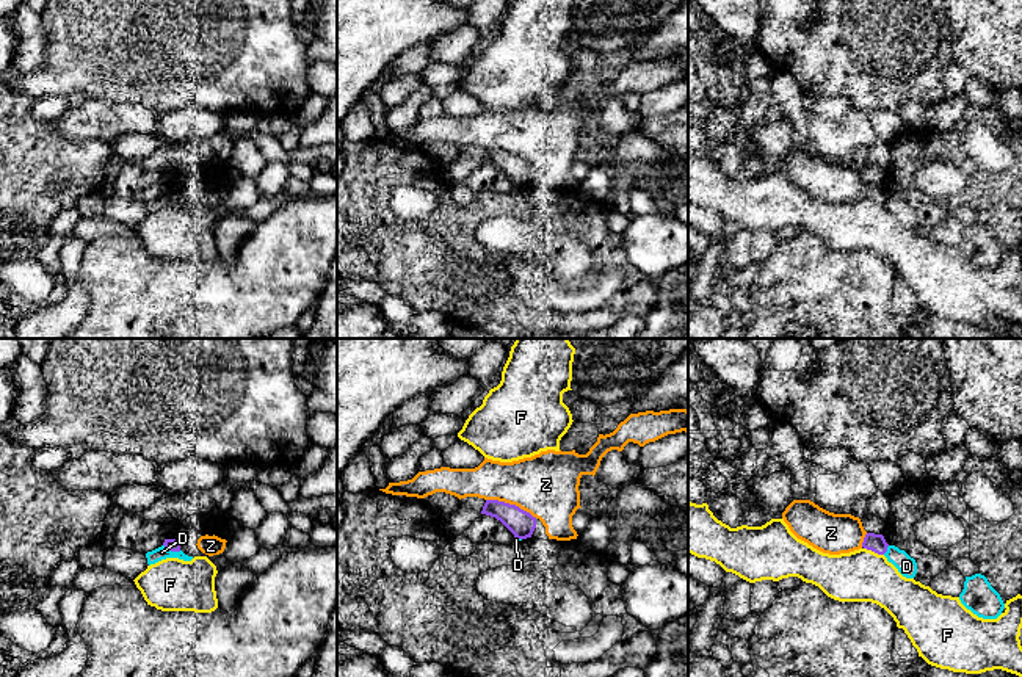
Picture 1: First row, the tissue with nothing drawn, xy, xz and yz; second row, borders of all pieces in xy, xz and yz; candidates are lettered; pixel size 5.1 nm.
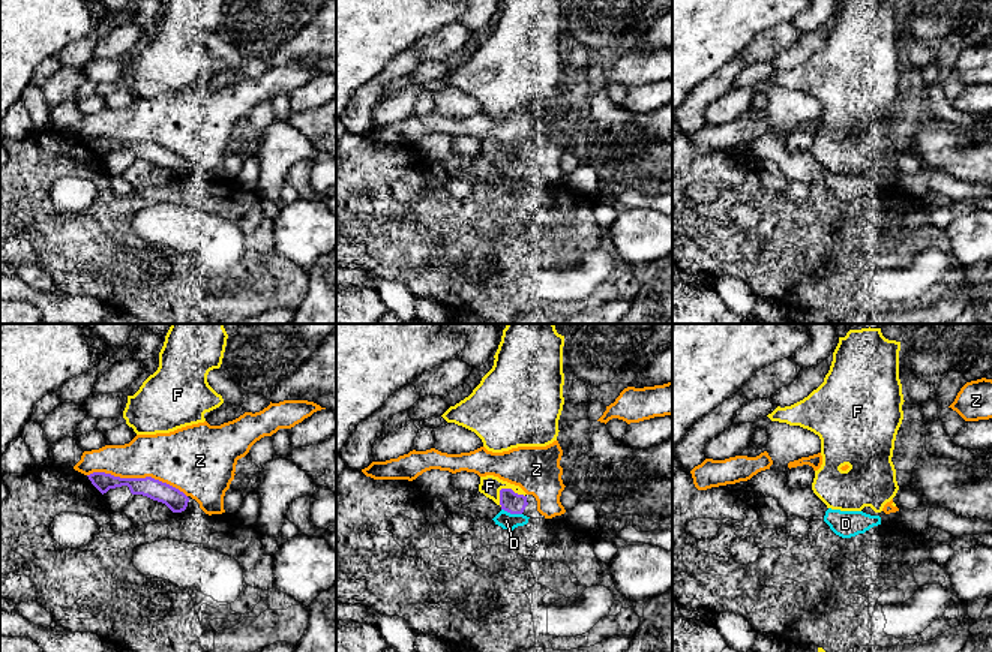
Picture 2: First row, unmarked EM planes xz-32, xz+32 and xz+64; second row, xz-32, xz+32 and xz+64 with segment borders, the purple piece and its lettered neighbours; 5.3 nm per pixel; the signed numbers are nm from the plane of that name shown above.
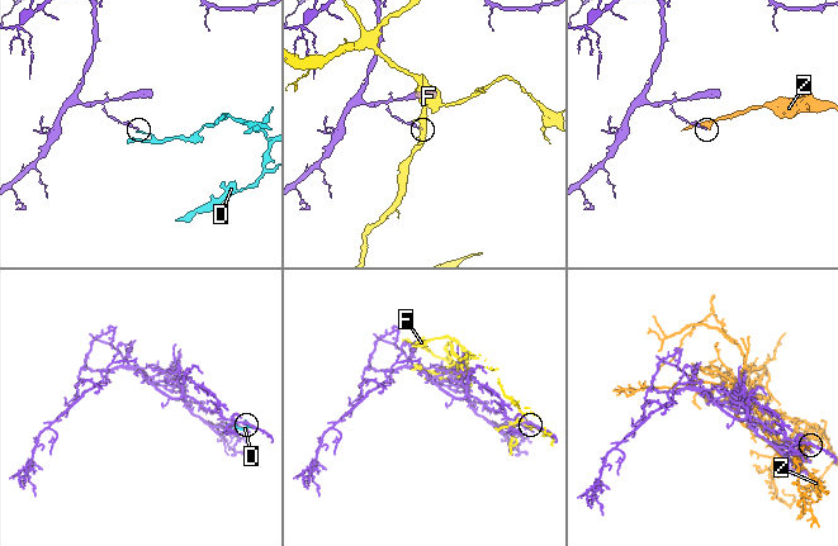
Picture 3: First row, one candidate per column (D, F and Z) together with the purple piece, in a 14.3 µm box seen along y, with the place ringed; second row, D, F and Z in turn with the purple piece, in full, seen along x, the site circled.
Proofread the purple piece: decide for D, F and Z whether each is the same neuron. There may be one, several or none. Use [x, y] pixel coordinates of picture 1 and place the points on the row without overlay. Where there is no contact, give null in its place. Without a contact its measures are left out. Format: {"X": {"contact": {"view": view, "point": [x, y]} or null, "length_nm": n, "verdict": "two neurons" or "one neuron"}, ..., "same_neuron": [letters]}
{"D": {"contact": {"view": "xy", "point": [173, 199]}, "length_nm": 100, "verdict": "two neurons"}, "F": {"contact": {"view": "yz", "point": [873, 199]}, "length_nm": 110, "verdict": "two neurons"}, "Z": {"contact": {"view": "xz", "point": [511, 154]}, "length_nm": 280, "verdict": "two neurons"}, "same_neuron": []}

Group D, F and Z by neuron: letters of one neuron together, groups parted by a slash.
D / F / Z

